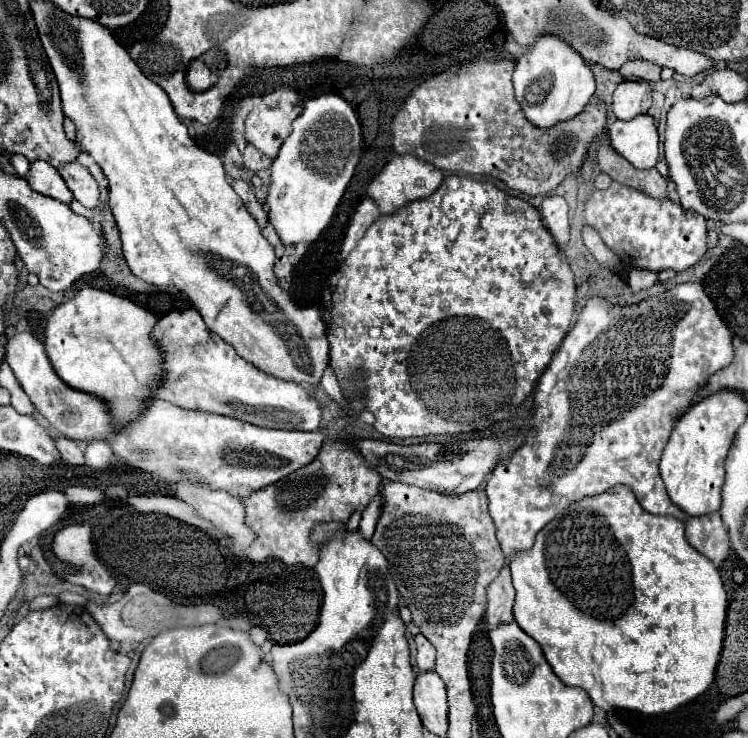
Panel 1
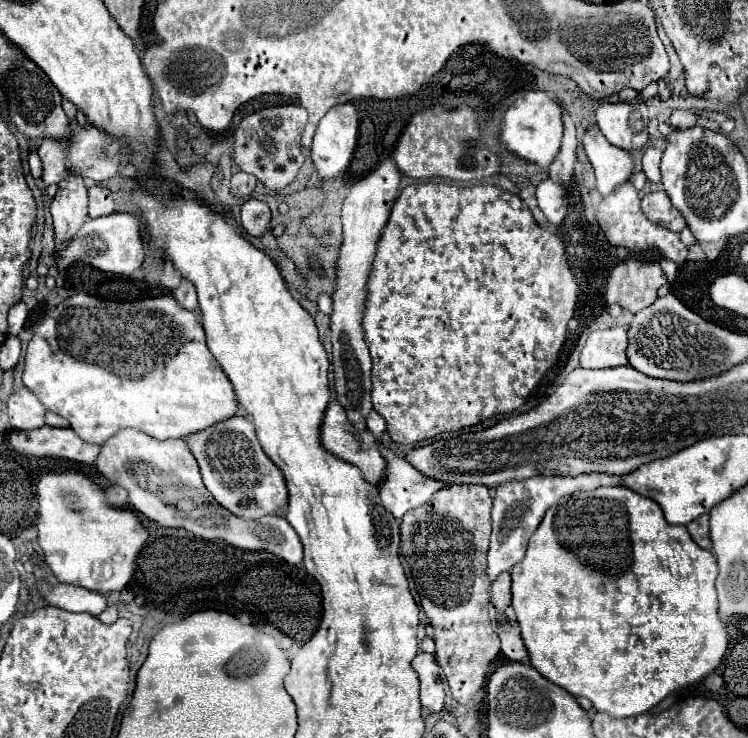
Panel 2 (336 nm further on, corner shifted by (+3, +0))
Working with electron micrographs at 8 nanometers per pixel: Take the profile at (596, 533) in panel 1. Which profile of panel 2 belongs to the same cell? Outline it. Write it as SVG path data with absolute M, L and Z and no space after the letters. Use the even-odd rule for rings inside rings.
M623 485L597 487L593 491L581 491L559 499L559 503L545 513L537 531L531 535L527 553L523 561L519 561L511 569L511 577L513 577L513 609L521 625L521 635L527 645L531 665L551 683L559 685L561 689L569 691L575 697L579 695L587 697L597 711L605 711L611 717L633 717L647 713L649 709L659 705L667 695L703 681L709 673L715 671L723 653L727 651L727 629L723 627L717 613L715 591L717 561L713 559L711 551L701 549L691 539L685 525L669 525L663 519L661 507L655 501L635 491L627 491Z

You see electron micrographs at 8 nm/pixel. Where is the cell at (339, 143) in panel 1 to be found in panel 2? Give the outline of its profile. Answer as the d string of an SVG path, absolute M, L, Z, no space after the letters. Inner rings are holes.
M343 103L329 109L325 117L319 121L313 147L311 147L311 157L313 157L315 169L319 171L323 179L335 177L349 167L355 153L355 145L357 145L357 131L359 131L359 117L357 117L357 109L351 103Z

